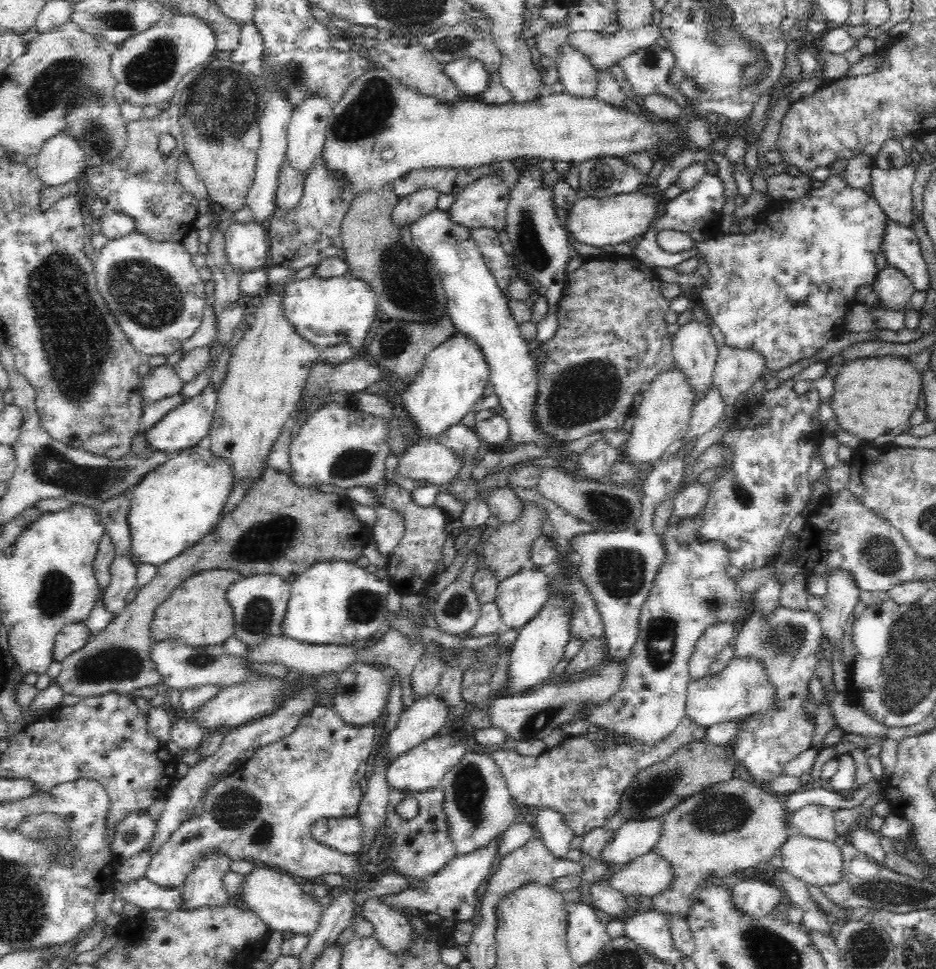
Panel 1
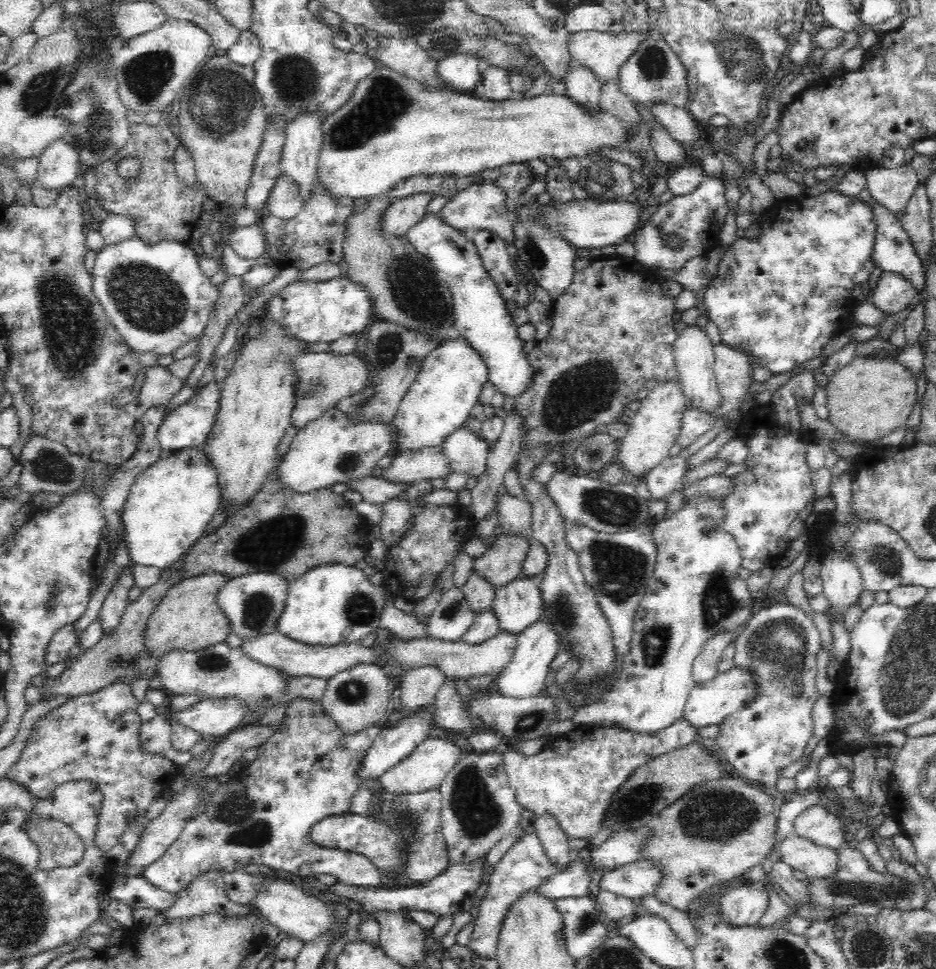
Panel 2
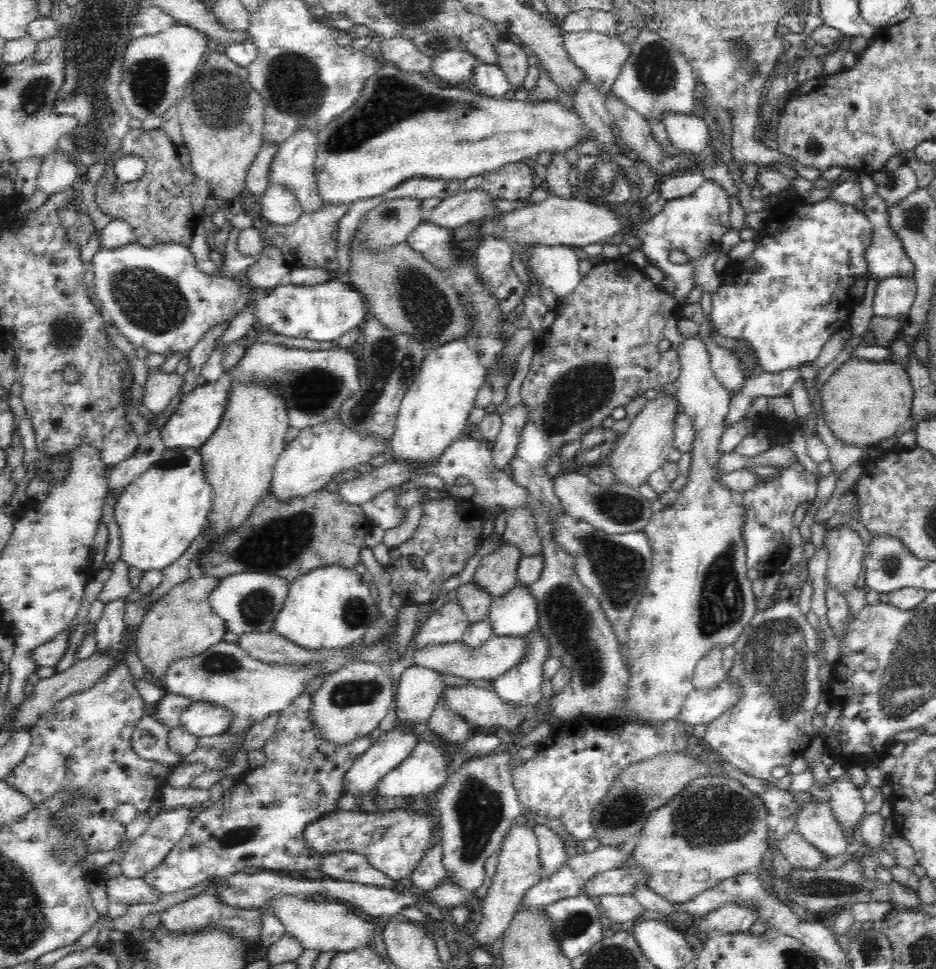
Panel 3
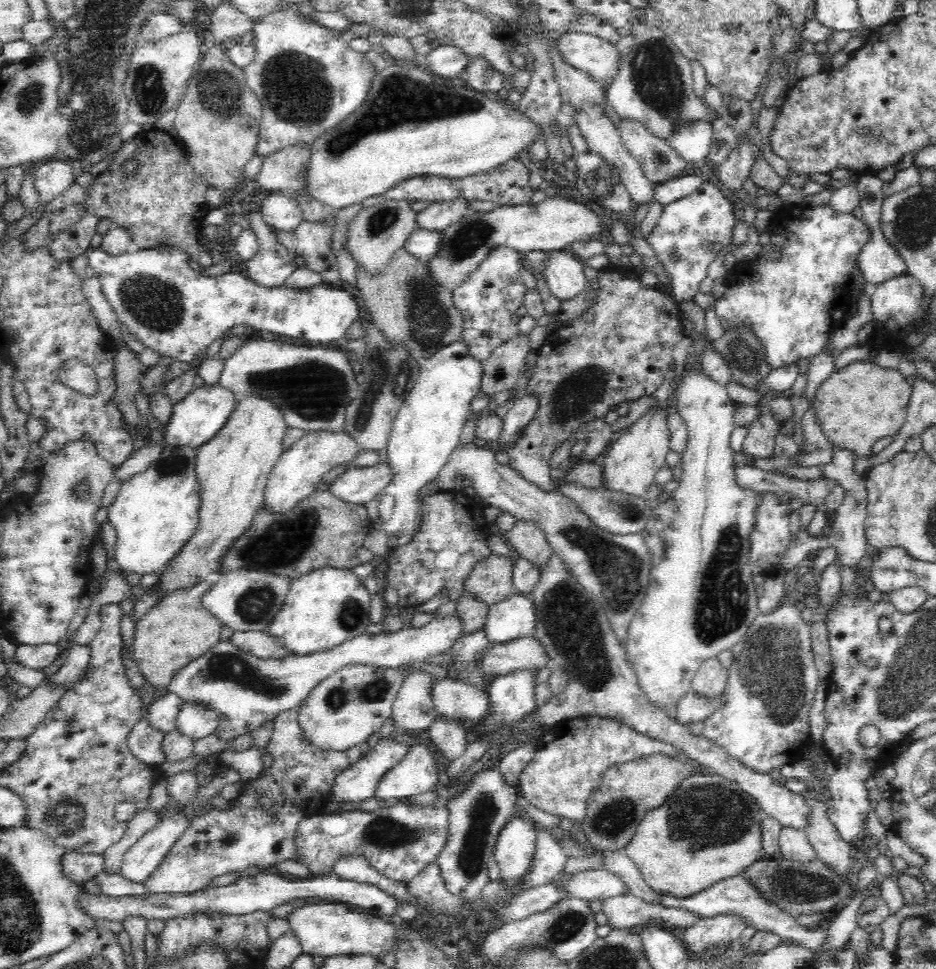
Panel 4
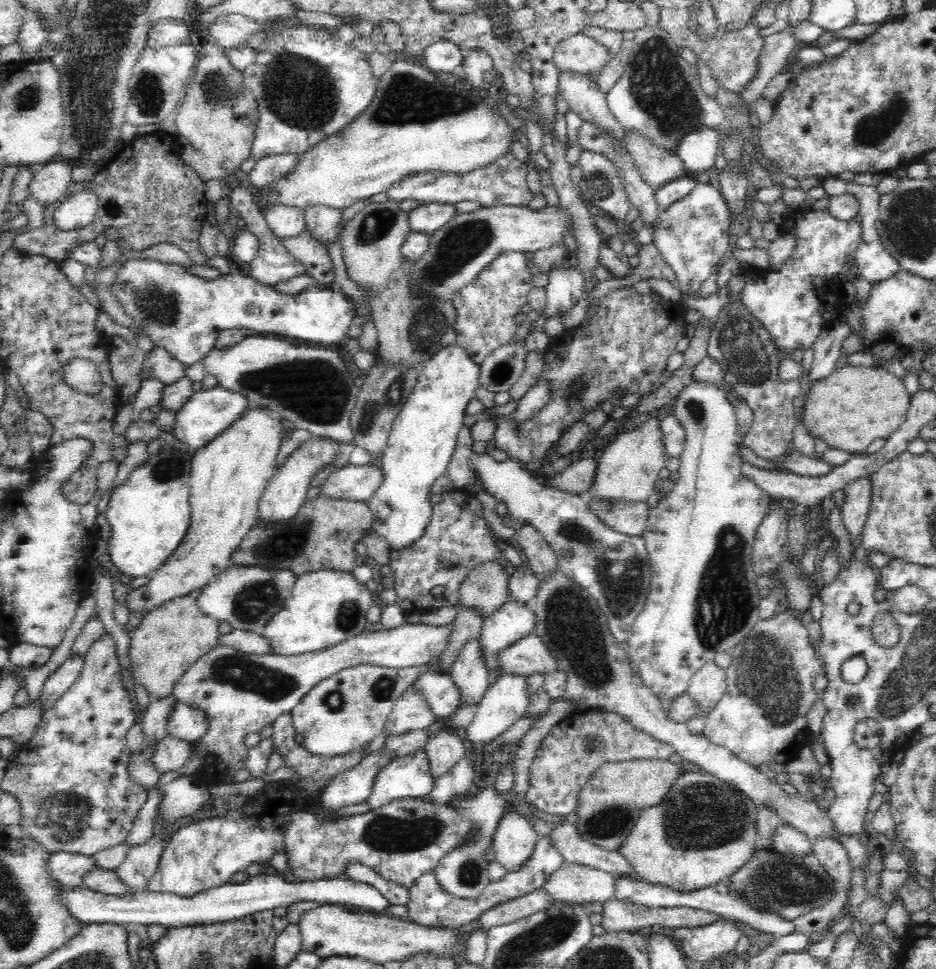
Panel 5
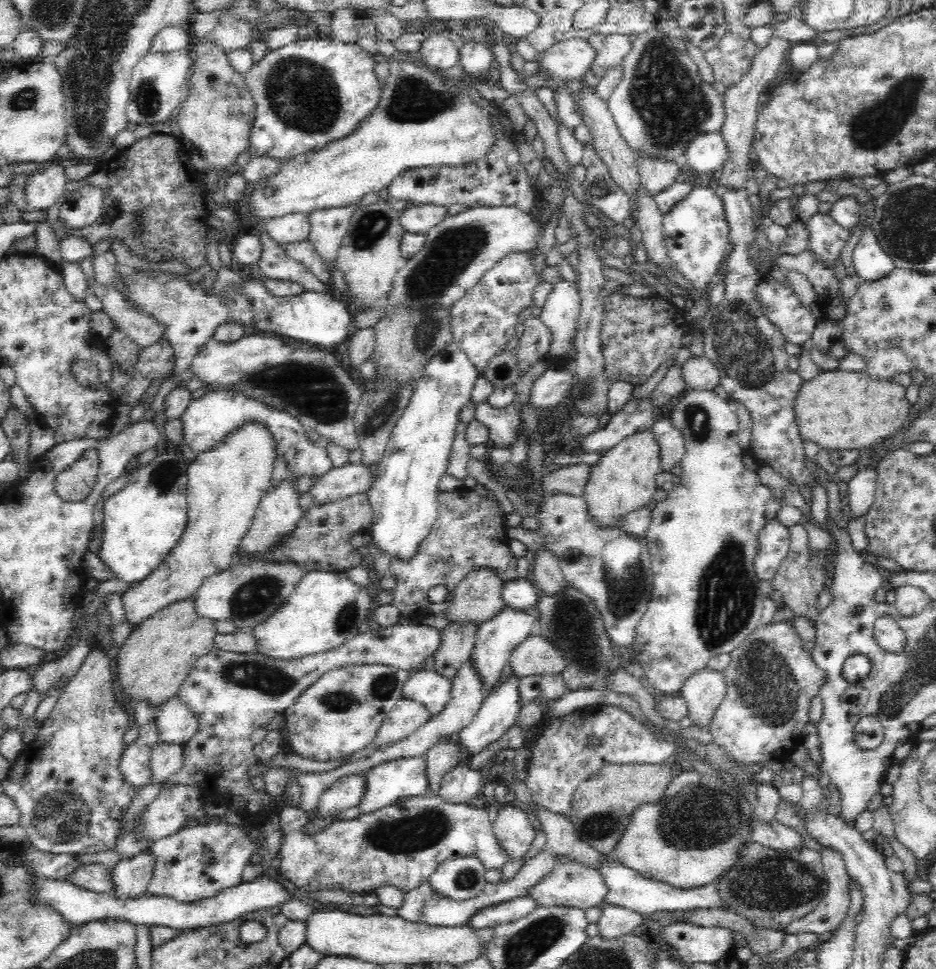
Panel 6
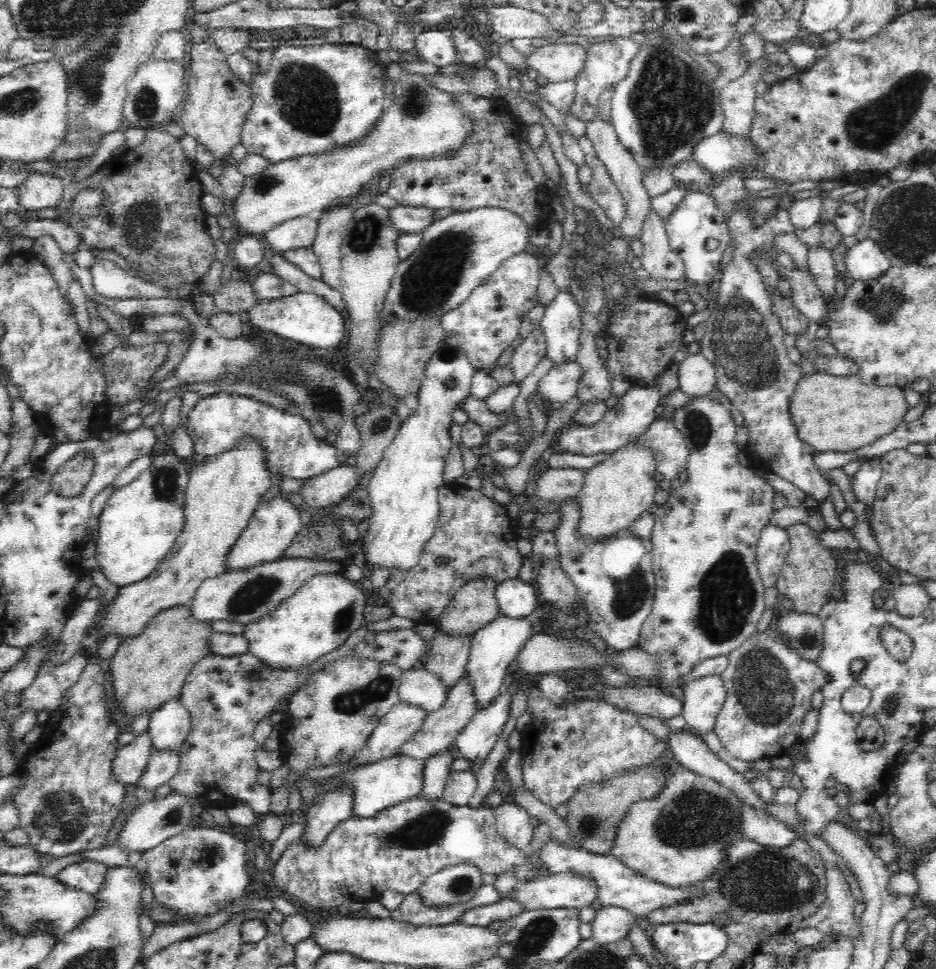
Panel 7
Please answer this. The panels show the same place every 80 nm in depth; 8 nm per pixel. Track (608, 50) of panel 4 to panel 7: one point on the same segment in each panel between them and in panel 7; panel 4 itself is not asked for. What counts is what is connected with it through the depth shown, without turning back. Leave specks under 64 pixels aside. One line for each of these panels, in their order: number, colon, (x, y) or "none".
5: (579, 53)
6: (570, 59)
7: (556, 62)

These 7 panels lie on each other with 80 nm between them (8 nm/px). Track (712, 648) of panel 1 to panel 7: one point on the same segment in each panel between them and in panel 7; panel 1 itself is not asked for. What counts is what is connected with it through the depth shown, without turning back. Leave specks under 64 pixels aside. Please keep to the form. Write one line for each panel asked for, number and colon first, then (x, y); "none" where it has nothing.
2: (704, 664)
3: (708, 672)
4: (710, 679)
5: (707, 686)
6: (704, 691)
7: (703, 696)

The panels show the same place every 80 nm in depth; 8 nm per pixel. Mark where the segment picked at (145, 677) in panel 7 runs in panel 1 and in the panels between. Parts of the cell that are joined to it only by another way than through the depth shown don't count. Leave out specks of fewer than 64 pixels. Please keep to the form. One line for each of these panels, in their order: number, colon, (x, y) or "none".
1: (198, 612)
2: (189, 617)
3: (182, 623)
4: (178, 628)
5: (172, 636)
6: (158, 654)

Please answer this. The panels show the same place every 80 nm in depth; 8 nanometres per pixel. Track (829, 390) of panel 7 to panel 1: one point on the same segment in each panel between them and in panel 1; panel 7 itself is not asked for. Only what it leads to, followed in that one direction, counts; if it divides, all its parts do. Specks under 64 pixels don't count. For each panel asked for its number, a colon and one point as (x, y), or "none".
1: (872, 396)
2: (869, 398)
3: (863, 401)
4: (856, 405)
5: (855, 405)
6: (836, 410)

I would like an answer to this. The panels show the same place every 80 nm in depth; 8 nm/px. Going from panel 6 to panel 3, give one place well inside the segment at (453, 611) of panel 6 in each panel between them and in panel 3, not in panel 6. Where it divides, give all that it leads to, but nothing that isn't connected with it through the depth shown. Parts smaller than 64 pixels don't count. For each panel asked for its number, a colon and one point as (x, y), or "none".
3: (497, 571)
4: (490, 579)
5: (486, 587)

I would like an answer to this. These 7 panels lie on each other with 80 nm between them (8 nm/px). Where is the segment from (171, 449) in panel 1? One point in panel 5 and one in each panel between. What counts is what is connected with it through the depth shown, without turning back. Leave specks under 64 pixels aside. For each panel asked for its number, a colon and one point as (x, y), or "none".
2: (187, 426)
3: (199, 413)
4: (197, 417)
5: (207, 413)

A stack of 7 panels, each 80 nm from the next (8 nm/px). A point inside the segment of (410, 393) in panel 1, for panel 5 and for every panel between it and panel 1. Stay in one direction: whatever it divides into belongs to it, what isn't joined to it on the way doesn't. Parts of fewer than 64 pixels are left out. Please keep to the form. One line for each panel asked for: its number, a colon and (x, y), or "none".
2: (447, 388)
3: (436, 409)
4: (428, 426)
5: (422, 440)

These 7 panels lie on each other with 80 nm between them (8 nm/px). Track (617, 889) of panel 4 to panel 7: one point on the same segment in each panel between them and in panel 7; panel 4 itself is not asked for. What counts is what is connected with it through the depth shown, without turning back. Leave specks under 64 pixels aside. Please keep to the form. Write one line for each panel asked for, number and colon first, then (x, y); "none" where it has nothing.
5: (580, 884)
6: (570, 884)
7: (575, 890)

